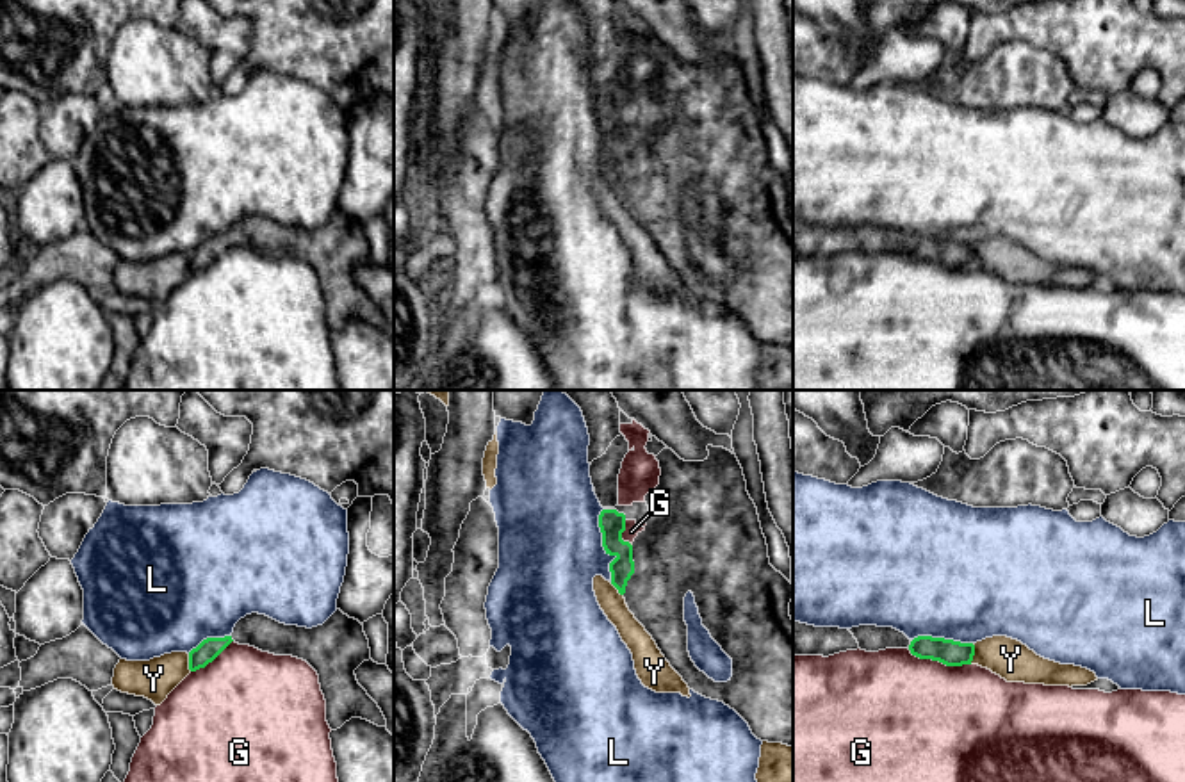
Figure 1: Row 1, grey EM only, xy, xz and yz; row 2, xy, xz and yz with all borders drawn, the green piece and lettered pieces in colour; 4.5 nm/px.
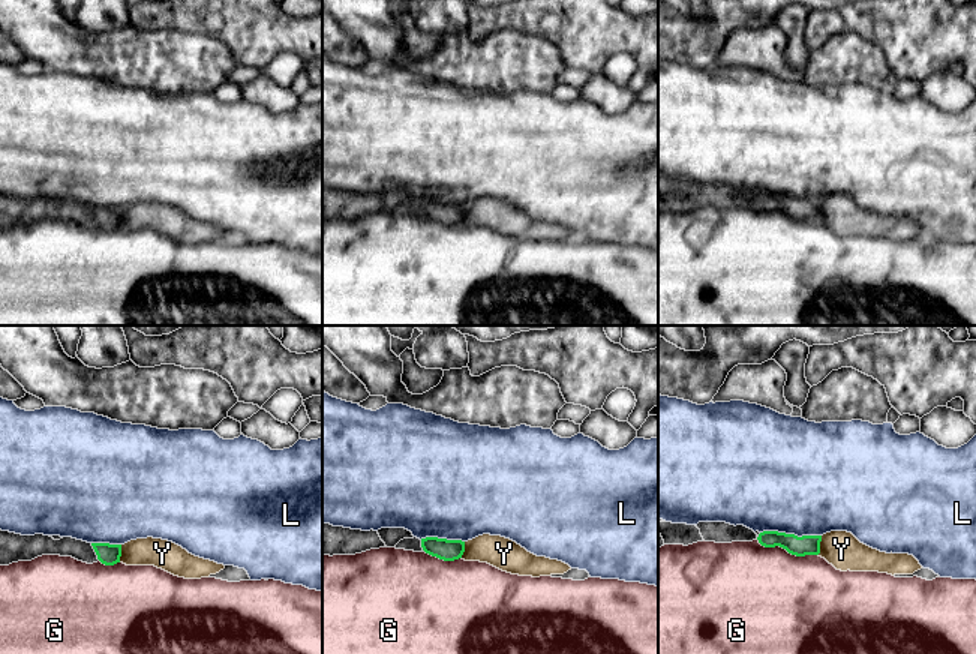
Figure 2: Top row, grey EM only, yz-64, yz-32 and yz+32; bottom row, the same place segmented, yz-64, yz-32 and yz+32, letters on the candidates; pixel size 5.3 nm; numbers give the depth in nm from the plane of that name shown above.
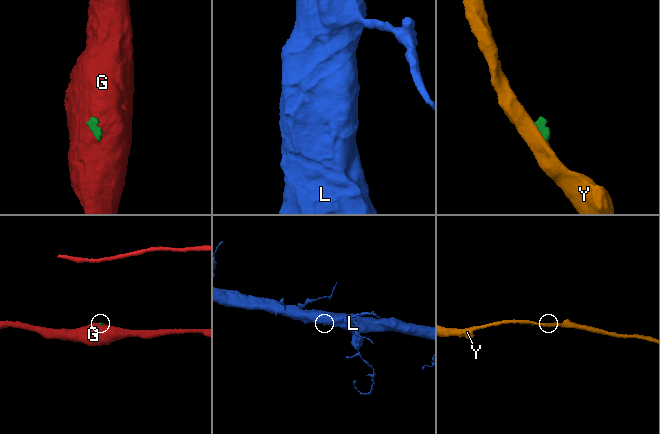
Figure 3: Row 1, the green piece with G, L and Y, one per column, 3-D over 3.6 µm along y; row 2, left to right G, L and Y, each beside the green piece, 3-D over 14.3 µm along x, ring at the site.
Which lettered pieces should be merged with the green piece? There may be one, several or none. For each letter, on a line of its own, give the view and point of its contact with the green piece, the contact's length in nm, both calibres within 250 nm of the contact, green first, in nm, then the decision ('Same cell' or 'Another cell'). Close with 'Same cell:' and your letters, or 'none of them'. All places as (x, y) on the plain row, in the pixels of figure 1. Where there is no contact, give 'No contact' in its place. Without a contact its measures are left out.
G: Touches green at yz (939, 262). Shared border 300 nm. Thickness 120 nm (green) against 500 nm. Another cell
L: Touches green at xz (603, 146). Shared border 340 nm. Thickness 120 nm (green) against 460 nm. Another cell
Y: Touches green at yz (973, 255). Shared border 100 nm. Thickness 120 nm (green) against 180 nm. Another cell
Same cell: none of them

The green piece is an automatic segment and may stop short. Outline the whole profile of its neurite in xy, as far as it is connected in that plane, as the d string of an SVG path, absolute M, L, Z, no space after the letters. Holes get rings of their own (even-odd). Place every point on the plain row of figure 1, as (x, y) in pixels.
M337 210L323 226L306 230L280 224L266 216L251 214L241 219L225 239L207 239L189 253L189 271L212 264L232 242L249 246L274 257L292 257L306 262L319 276L326 301L326 322L331 331L351 319L387 328L378 305L358 285L355 271L371 260L364 226Z

